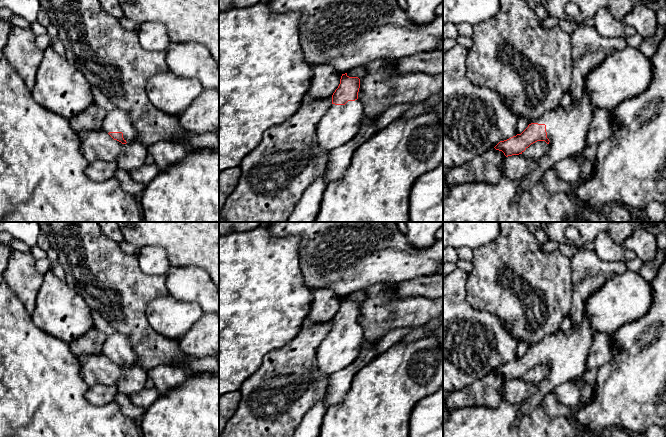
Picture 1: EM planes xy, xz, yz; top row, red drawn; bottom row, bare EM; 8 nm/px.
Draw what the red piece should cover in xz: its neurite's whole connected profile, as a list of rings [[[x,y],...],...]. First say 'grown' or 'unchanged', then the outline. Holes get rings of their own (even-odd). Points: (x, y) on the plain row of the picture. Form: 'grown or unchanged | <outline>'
grown | [[[342,298],[340,308],[332,319],[332,328],[319,345],[316,364],[327,377],[350,365],[360,354],[365,341],[358,322],[360,303]]]

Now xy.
grown | [[[119,332],[107,335],[102,354],[124,369],[123,375],[115,384],[119,393],[130,397],[145,388],[148,379],[147,370],[139,364],[137,355],[126,336]]]

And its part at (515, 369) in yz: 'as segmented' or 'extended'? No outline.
extended

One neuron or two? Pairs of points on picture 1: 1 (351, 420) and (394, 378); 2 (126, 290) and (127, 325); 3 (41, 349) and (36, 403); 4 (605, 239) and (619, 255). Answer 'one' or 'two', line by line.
1: one
2: one
3: one
4: one

